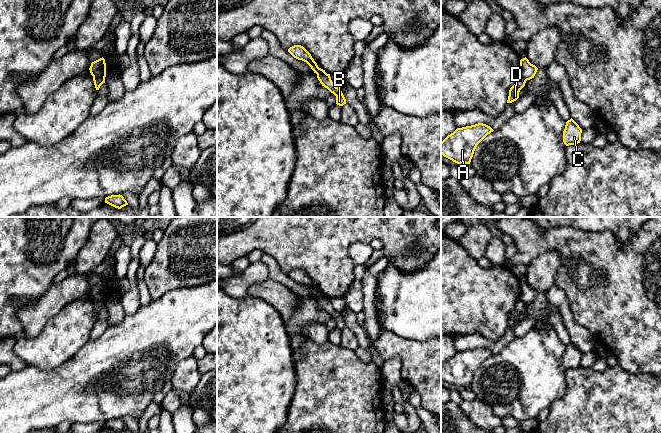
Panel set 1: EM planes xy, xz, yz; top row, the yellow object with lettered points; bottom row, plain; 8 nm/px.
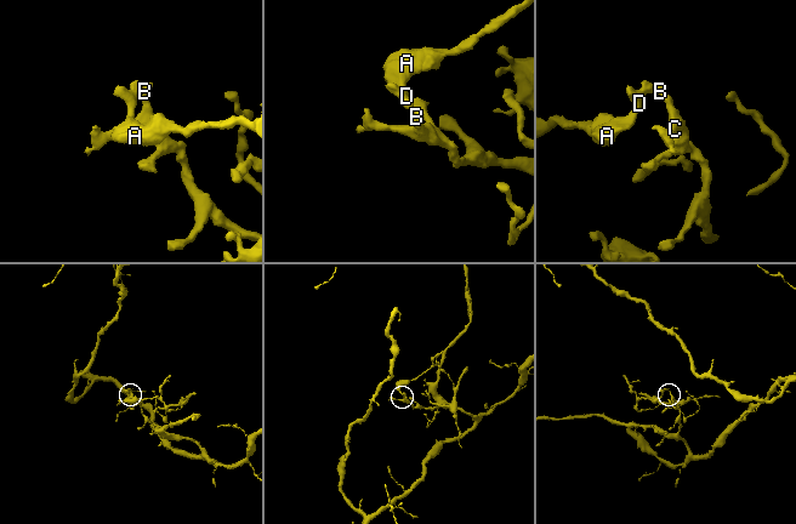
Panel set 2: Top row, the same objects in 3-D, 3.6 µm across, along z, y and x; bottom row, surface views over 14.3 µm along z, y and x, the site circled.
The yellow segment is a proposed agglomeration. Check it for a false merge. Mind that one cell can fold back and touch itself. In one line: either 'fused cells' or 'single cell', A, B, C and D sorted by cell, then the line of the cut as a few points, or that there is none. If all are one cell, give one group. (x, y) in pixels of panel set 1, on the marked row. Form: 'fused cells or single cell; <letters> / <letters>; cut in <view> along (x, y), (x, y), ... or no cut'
fused cells; A D / B C; cut in xy along (93, 76), (102, 76), (104, 78)

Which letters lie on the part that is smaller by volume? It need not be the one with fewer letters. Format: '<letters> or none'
A, D

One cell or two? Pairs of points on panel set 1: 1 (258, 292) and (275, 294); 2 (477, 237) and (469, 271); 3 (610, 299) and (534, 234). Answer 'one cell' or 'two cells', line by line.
1: one cell
2: two cells
3: one cell

